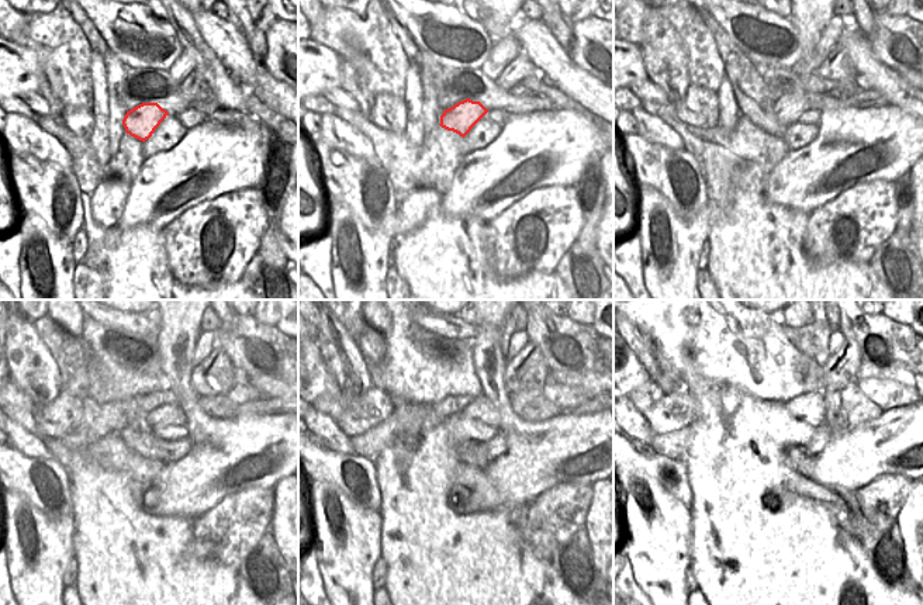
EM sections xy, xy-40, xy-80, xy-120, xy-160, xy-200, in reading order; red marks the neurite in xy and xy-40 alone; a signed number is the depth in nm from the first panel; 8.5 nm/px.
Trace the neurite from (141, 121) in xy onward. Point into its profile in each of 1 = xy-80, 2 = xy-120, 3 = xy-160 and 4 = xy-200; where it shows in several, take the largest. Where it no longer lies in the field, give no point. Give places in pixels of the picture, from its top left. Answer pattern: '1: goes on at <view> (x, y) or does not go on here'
1: goes on at xy-80 (787, 109)
2: goes on at xy-120 (172, 414)
3: goes on at xy-160 (481, 408)
4: goes on at xy-200 (809, 407)

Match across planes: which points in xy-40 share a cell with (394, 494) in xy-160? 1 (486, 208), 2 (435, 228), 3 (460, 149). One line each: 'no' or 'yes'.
1: no
2: yes
3: yes

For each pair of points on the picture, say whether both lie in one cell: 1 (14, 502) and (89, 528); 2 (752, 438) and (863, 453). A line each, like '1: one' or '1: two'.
1: two
2: two

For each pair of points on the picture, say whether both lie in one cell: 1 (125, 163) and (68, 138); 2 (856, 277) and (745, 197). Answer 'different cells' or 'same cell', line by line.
1: same cell
2: same cell

